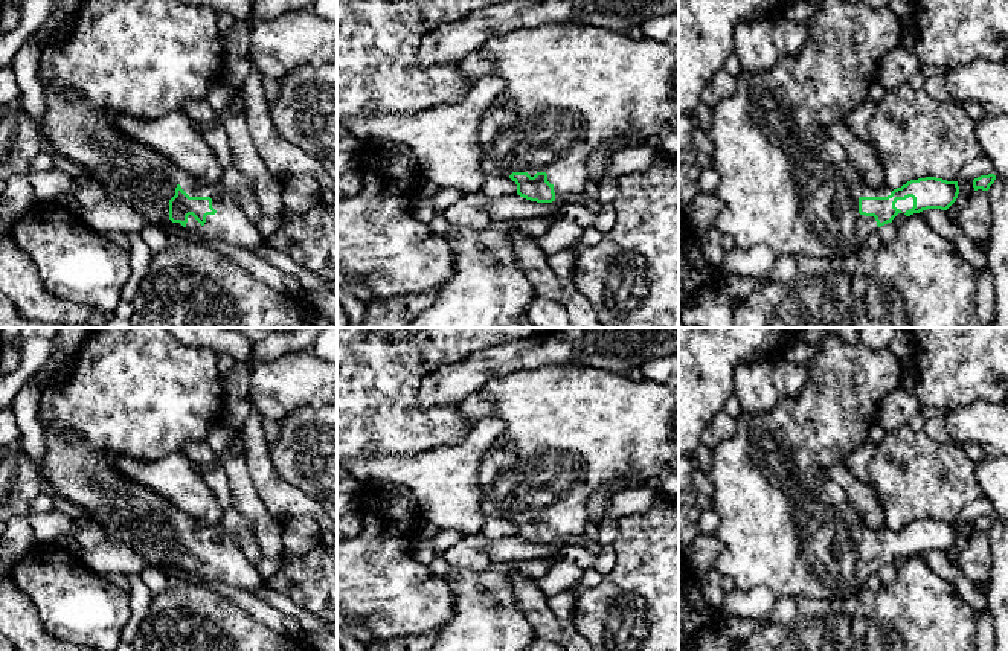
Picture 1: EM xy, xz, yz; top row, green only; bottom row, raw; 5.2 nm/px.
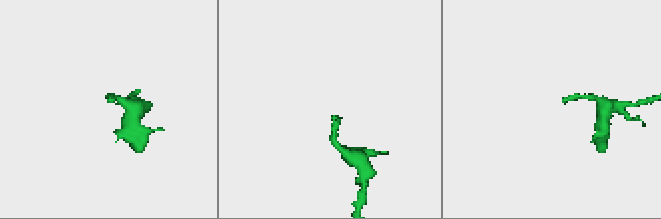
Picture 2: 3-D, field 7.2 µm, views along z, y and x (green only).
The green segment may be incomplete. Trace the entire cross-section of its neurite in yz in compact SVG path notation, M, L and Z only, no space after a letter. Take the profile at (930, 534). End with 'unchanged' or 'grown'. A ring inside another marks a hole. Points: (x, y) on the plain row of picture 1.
M831 331L816 345L814 357L807 363L810 375L796 396L782 398L770 412L740 413L732 438L714 450L708 477L714 486L712 508L720 523L715 537L723 552L715 561L721 576L729 576L735 587L749 592L767 587L775 598L805 596L816 599L846 599L866 587L868 579L898 555L910 558L927 550L947 552L958 540L958 523L936 518L910 521L901 529L866 526L848 503L845 491L822 473L862 447L877 422L884 398L901 387L901 363L895 349L872 351L862 343L848 345Z | grown

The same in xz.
M547 366L493 375L482 386L480 393L494 402L496 407L491 415L505 424L499 438L506 441L500 450L491 448L480 465L479 482L483 491L480 509L486 518L509 518L517 526L517 535L526 541L552 544L558 540L583 534L589 523L589 497L613 480L625 479L628 482L627 488L640 488L654 486L663 470L673 470L679 474L679 387L663 386L647 378L630 380L622 374L593 367Z | grown

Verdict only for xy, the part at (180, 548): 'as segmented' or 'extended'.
extended

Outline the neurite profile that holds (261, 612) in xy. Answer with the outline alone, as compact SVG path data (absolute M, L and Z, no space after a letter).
M174 564L165 566L160 570L169 579L175 579L178 582L186 582L186 584L204 585L213 590L224 599L230 601L233 605L247 611L255 621L267 625L276 633L299 637L303 631L297 619L278 611L271 605L261 601L255 593L246 590L236 590L226 584L206 582L200 575L195 575L183 567L175 567Z

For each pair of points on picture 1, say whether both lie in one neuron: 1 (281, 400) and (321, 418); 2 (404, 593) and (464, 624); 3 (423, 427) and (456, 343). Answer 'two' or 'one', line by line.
1: two
2: two
3: one

